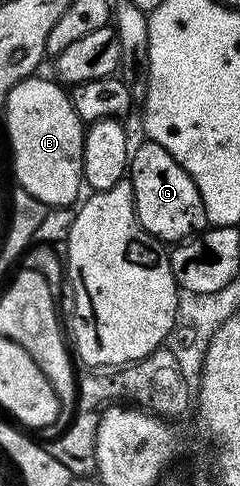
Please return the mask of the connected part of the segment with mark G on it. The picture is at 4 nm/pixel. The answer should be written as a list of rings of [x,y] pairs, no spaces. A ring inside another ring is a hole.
[[[146,139],[144,143],[132,149],[127,169],[141,229],[162,242],[180,242],[204,232],[209,219],[191,174],[187,174],[187,170],[183,170],[183,166],[154,140]]]

